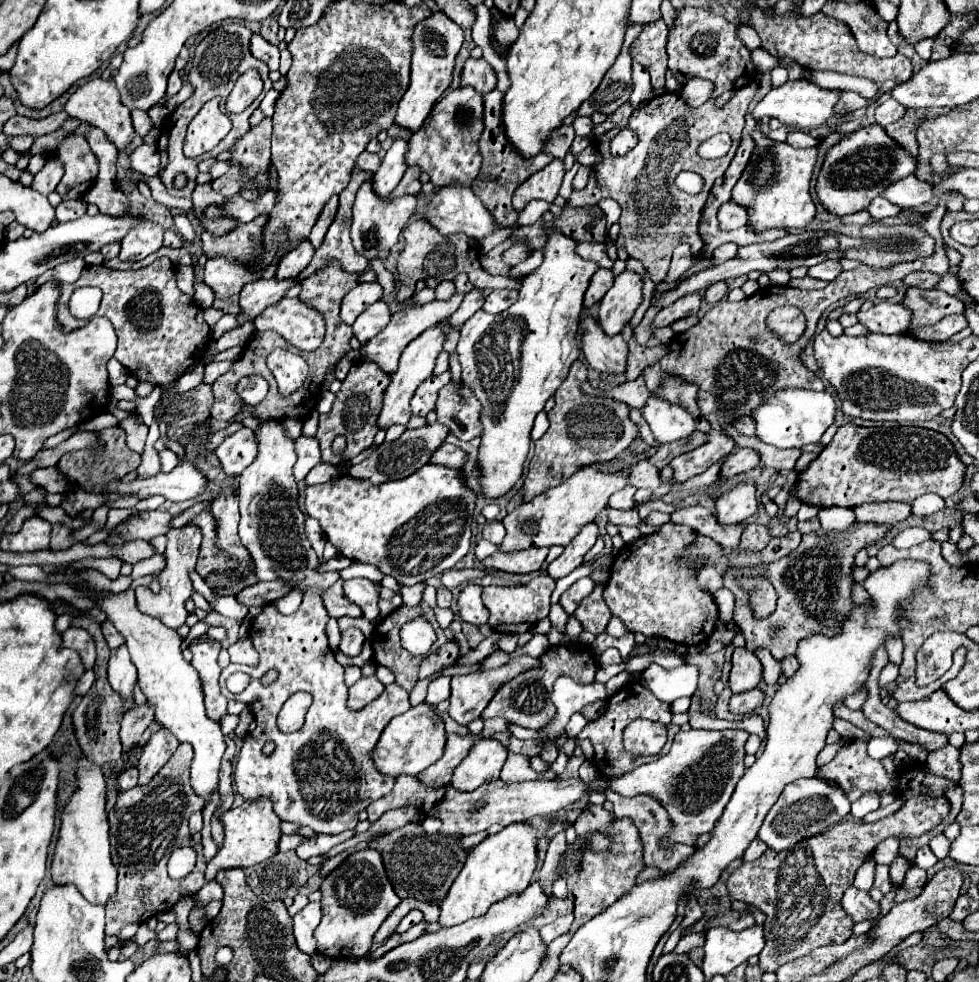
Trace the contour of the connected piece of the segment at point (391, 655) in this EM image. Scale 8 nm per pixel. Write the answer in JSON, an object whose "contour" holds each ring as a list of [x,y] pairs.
{"contour":[[[421,600],[415,608],[409,608],[409,606],[401,604],[395,612],[391,612],[391,614],[385,616],[385,618],[381,618],[381,620],[377,622],[377,626],[375,626],[373,640],[371,640],[375,664],[387,666],[387,668],[395,674],[395,682],[397,682],[399,686],[403,686],[405,690],[411,690],[411,688],[415,686],[415,682],[417,682],[417,670],[419,670],[419,664],[421,664],[424,656],[413,656],[412,654],[409,654],[405,648],[401,648],[401,644],[399,644],[399,630],[401,630],[401,626],[403,626],[407,620],[413,620],[417,614],[423,614],[423,616],[433,624],[433,628],[435,628],[435,632],[437,632],[437,636],[439,636],[439,638],[437,638],[437,644],[435,644],[436,651],[443,646],[445,642],[449,642],[449,638],[443,634],[443,630],[439,628],[439,624],[437,624],[437,620],[435,620],[433,608],[431,608],[429,604],[425,604],[423,600]]]}

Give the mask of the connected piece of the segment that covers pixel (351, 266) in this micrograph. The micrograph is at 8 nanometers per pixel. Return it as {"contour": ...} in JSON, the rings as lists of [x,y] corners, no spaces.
{"contour":[[[353,168],[353,174],[351,174],[351,182],[349,182],[349,186],[339,194],[339,210],[337,210],[337,216],[335,216],[333,224],[329,226],[329,232],[327,232],[327,236],[325,236],[321,248],[315,250],[315,256],[313,256],[311,264],[309,264],[309,266],[297,276],[299,282],[303,282],[305,278],[313,276],[313,274],[319,272],[321,268],[327,268],[331,262],[339,264],[345,272],[351,272],[351,274],[359,274],[359,272],[363,272],[363,270],[367,268],[367,264],[369,264],[367,258],[359,256],[359,254],[355,252],[351,240],[349,240],[349,220],[351,220],[351,208],[353,208],[353,202],[355,202],[355,194],[357,194],[359,186],[361,186],[363,182],[367,182],[367,178],[371,178],[371,172],[365,172],[365,170],[361,170],[361,168]]]}

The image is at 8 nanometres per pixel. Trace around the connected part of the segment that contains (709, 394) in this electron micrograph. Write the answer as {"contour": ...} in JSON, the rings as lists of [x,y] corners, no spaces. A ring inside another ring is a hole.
{"contour":[[[945,192],[941,196],[939,206],[933,212],[929,212],[929,218],[919,222],[921,228],[925,226],[925,230],[937,238],[937,254],[933,254],[933,258],[915,260],[909,264],[897,264],[897,268],[883,268],[883,270],[859,266],[855,270],[841,272],[823,290],[799,290],[799,288],[791,288],[791,286],[767,286],[741,302],[721,300],[713,308],[709,308],[707,314],[693,328],[689,328],[687,332],[683,332],[681,336],[675,336],[671,340],[671,352],[665,358],[661,358],[655,366],[649,366],[643,370],[645,384],[649,390],[657,390],[659,380],[661,380],[661,376],[659,376],[661,370],[665,374],[681,376],[683,380],[697,384],[699,386],[699,396],[697,396],[699,410],[713,424],[713,432],[709,434],[709,442],[705,442],[703,446],[699,446],[683,456],[677,456],[669,464],[673,468],[675,482],[685,482],[685,480],[705,472],[711,464],[719,462],[725,454],[729,454],[733,450],[733,440],[729,440],[721,432],[721,428],[725,428],[725,424],[733,424],[733,420],[741,418],[743,414],[749,414],[753,408],[757,408],[757,404],[761,404],[761,400],[765,400],[765,396],[769,396],[769,392],[777,392],[777,388],[789,388],[789,384],[793,384],[797,388],[825,390],[823,380],[801,362],[801,352],[807,348],[809,340],[815,336],[817,322],[819,322],[821,314],[831,304],[843,300],[845,296],[857,296],[857,294],[867,292],[869,288],[879,288],[879,286],[893,284],[897,280],[903,280],[909,272],[915,272],[915,270],[933,272],[939,276],[947,272],[949,260],[945,256],[945,244],[941,240],[939,224],[941,224],[941,216],[947,212],[945,200],[951,194],[953,192]],[[785,304],[799,306],[807,318],[807,332],[795,344],[785,344],[783,340],[779,340],[767,328],[767,322],[765,322],[767,314],[771,310],[775,310],[777,306],[785,306]],[[753,336],[761,336],[761,340],[753,344],[751,342]]]}

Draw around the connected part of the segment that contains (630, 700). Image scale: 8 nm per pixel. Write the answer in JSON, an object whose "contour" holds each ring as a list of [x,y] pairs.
{"contour":[[[639,680],[635,682],[629,682],[621,694],[615,694],[609,702],[607,702],[607,712],[605,712],[605,718],[597,720],[597,722],[589,722],[579,734],[577,738],[579,740],[591,740],[593,748],[595,748],[595,756],[593,756],[593,762],[597,766],[597,770],[603,774],[603,776],[621,776],[641,764],[647,764],[649,760],[655,760],[653,756],[637,756],[637,754],[631,754],[623,748],[623,730],[627,728],[627,724],[635,718],[649,718],[649,720],[655,720],[655,722],[661,722],[667,726],[667,742],[662,748],[661,752],[656,756],[663,756],[671,748],[671,742],[673,742],[673,736],[679,732],[680,727],[671,724],[671,710],[669,710],[669,704],[657,700]]]}

